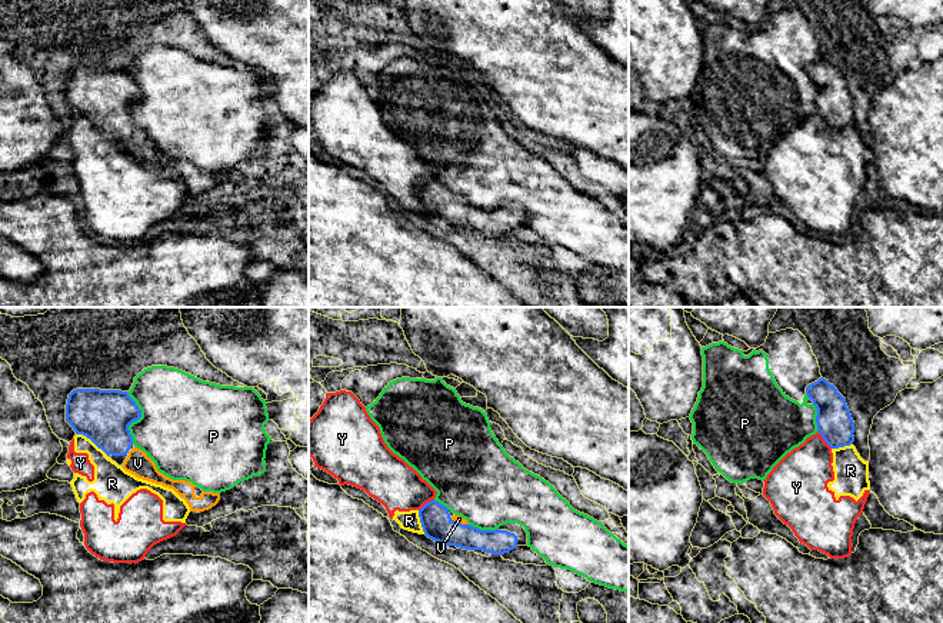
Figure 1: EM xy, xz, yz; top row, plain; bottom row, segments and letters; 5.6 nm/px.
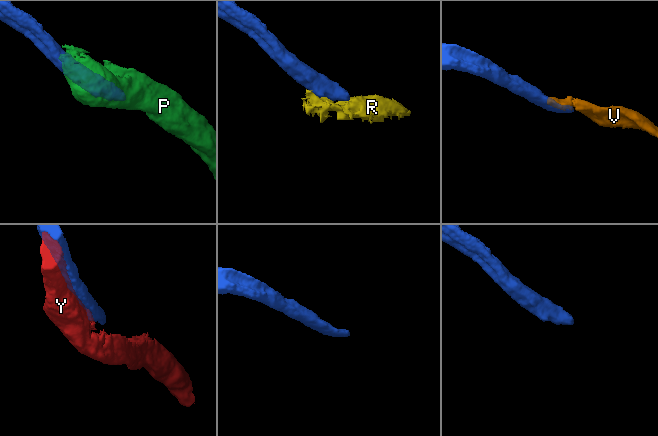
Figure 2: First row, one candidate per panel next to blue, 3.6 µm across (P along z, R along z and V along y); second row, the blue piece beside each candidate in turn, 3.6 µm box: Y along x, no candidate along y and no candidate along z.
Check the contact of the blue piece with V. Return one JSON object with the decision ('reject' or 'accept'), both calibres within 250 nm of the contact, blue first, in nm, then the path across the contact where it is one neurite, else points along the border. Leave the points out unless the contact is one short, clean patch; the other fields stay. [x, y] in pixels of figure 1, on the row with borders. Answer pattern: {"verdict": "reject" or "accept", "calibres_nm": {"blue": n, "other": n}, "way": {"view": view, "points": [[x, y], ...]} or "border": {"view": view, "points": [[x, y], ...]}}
{"verdict": "accept", "calibres_nm": {"blue": 170, "other": 50}, "way": {"view": "xz", "points": [[435, 517], [440, 523], [459, 523], [459, 519]]}}

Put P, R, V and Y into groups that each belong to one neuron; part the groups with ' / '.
P / R Y / V

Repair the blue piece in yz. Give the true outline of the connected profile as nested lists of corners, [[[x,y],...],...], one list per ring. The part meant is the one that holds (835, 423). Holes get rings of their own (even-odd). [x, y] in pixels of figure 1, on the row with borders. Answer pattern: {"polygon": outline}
{"polygon": [[[826,379],[806,387],[807,397],[817,409],[817,432],[832,449],[850,446],[854,442],[854,422],[846,399]]]}

